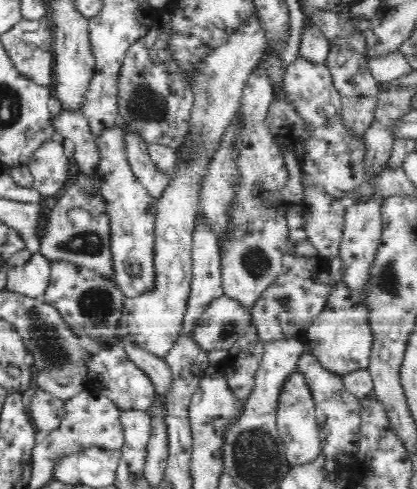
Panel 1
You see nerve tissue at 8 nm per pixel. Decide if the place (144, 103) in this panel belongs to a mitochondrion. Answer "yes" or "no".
yes

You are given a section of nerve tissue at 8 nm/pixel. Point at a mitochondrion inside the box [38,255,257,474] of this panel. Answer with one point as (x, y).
(95, 304)

